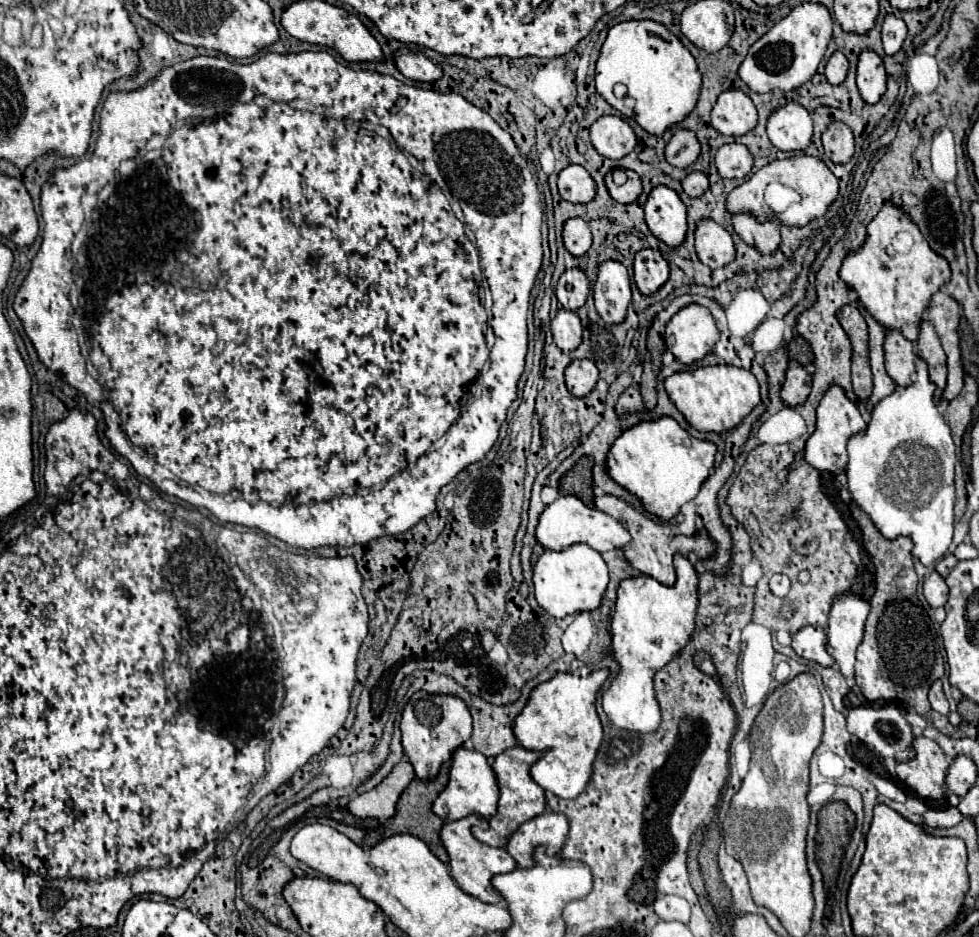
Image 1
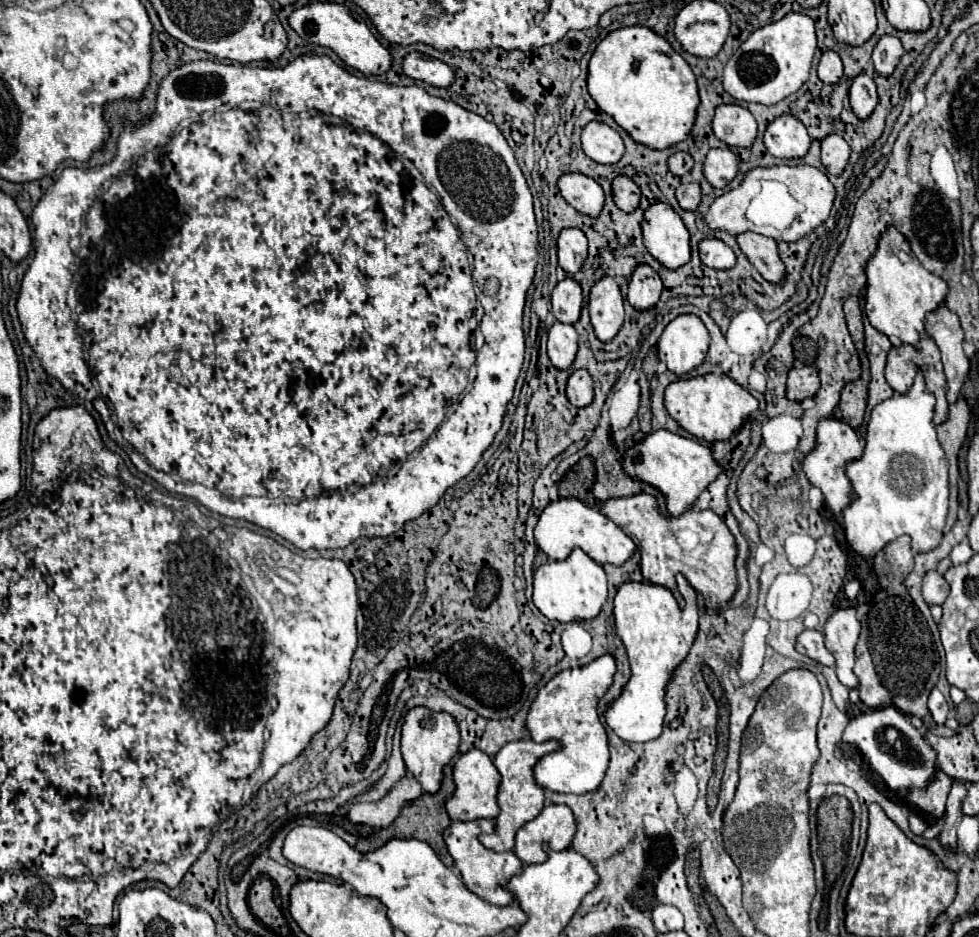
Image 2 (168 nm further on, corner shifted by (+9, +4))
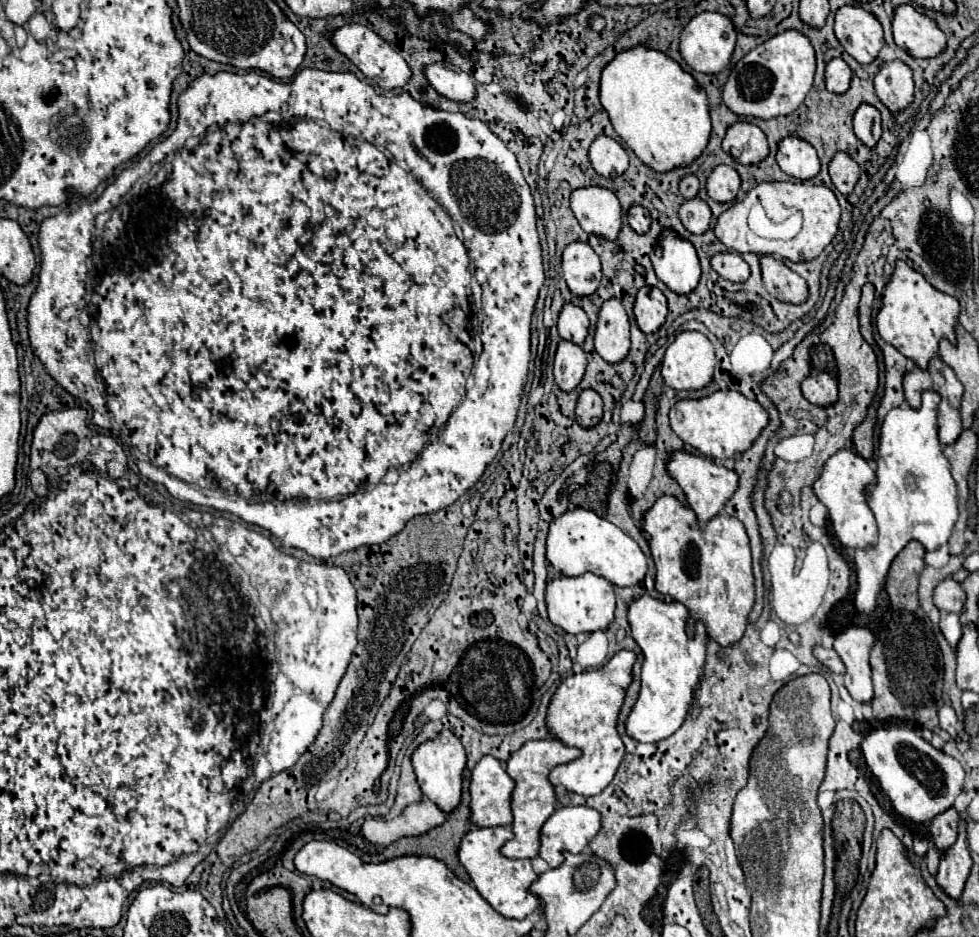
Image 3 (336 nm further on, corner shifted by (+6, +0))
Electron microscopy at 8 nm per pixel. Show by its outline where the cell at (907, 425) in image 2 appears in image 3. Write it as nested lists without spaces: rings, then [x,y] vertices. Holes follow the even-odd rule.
[[[925,390],[923,402],[919,408],[911,408],[907,404],[893,408],[887,412],[881,424],[879,450],[877,450],[877,480],[865,488],[867,504],[873,510],[879,526],[879,538],[875,544],[855,550],[855,572],[857,572],[857,590],[855,590],[855,606],[859,612],[873,612],[877,604],[877,594],[885,584],[885,572],[889,570],[891,560],[897,552],[909,542],[917,540],[925,546],[925,550],[935,550],[947,544],[947,538],[957,522],[957,488],[951,478],[949,460],[941,452],[941,444],[937,438],[937,392]]]

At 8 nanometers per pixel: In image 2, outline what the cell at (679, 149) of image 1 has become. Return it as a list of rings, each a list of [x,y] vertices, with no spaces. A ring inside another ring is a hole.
[[[676,152],[674,156],[670,156],[668,166],[670,166],[670,172],[672,172],[674,176],[684,178],[686,174],[690,174],[690,170],[692,170],[692,166],[694,166],[694,160],[692,160],[692,156],[690,156],[688,152]]]

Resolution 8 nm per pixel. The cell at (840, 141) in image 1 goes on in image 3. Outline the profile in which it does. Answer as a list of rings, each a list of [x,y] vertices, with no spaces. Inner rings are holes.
[[[837,152],[829,162],[829,176],[839,192],[849,194],[859,180],[859,164],[849,154]]]

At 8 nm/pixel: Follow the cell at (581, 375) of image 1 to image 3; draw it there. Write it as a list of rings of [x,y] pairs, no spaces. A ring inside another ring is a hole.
[[[591,388],[583,390],[583,392],[579,394],[575,414],[577,414],[577,422],[579,422],[581,426],[585,426],[585,428],[597,424],[597,422],[601,420],[601,414],[603,414],[601,396],[599,396],[595,390],[591,390]]]

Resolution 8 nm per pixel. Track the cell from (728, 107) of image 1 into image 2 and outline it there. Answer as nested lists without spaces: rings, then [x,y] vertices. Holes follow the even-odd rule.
[[[726,104],[716,108],[712,128],[718,140],[734,148],[750,148],[756,140],[756,120],[748,108]]]

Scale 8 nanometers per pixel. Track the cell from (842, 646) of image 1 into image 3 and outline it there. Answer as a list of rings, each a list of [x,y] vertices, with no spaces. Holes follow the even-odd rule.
[[[851,626],[835,636],[835,652],[847,668],[845,688],[857,702],[869,702],[873,698],[869,668],[869,650],[873,642],[875,636],[865,626]]]

